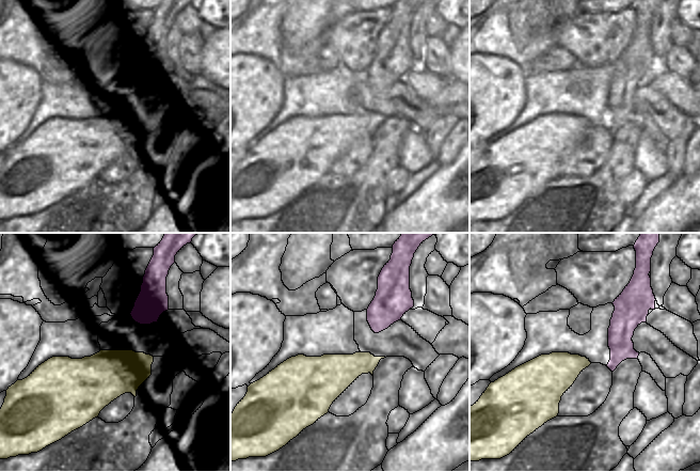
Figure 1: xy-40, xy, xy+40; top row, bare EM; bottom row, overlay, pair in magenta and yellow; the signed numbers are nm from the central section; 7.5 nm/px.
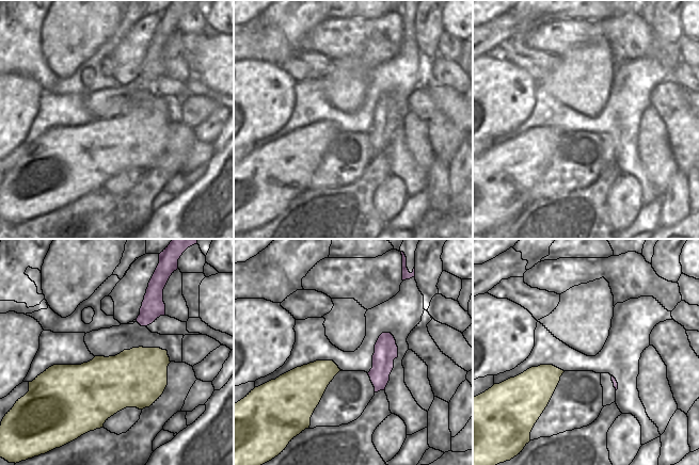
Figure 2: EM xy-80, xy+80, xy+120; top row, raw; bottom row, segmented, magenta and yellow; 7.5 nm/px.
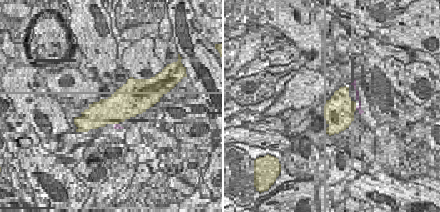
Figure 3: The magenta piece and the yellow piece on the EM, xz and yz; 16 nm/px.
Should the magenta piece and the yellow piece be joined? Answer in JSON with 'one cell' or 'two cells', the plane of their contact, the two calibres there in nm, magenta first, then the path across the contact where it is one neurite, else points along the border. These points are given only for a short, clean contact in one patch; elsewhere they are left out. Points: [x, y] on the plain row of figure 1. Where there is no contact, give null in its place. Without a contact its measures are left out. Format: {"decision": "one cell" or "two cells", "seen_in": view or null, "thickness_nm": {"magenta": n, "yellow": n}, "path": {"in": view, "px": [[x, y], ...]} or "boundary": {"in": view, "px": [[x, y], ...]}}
{"decision": "two cells", "seen_in": null}

